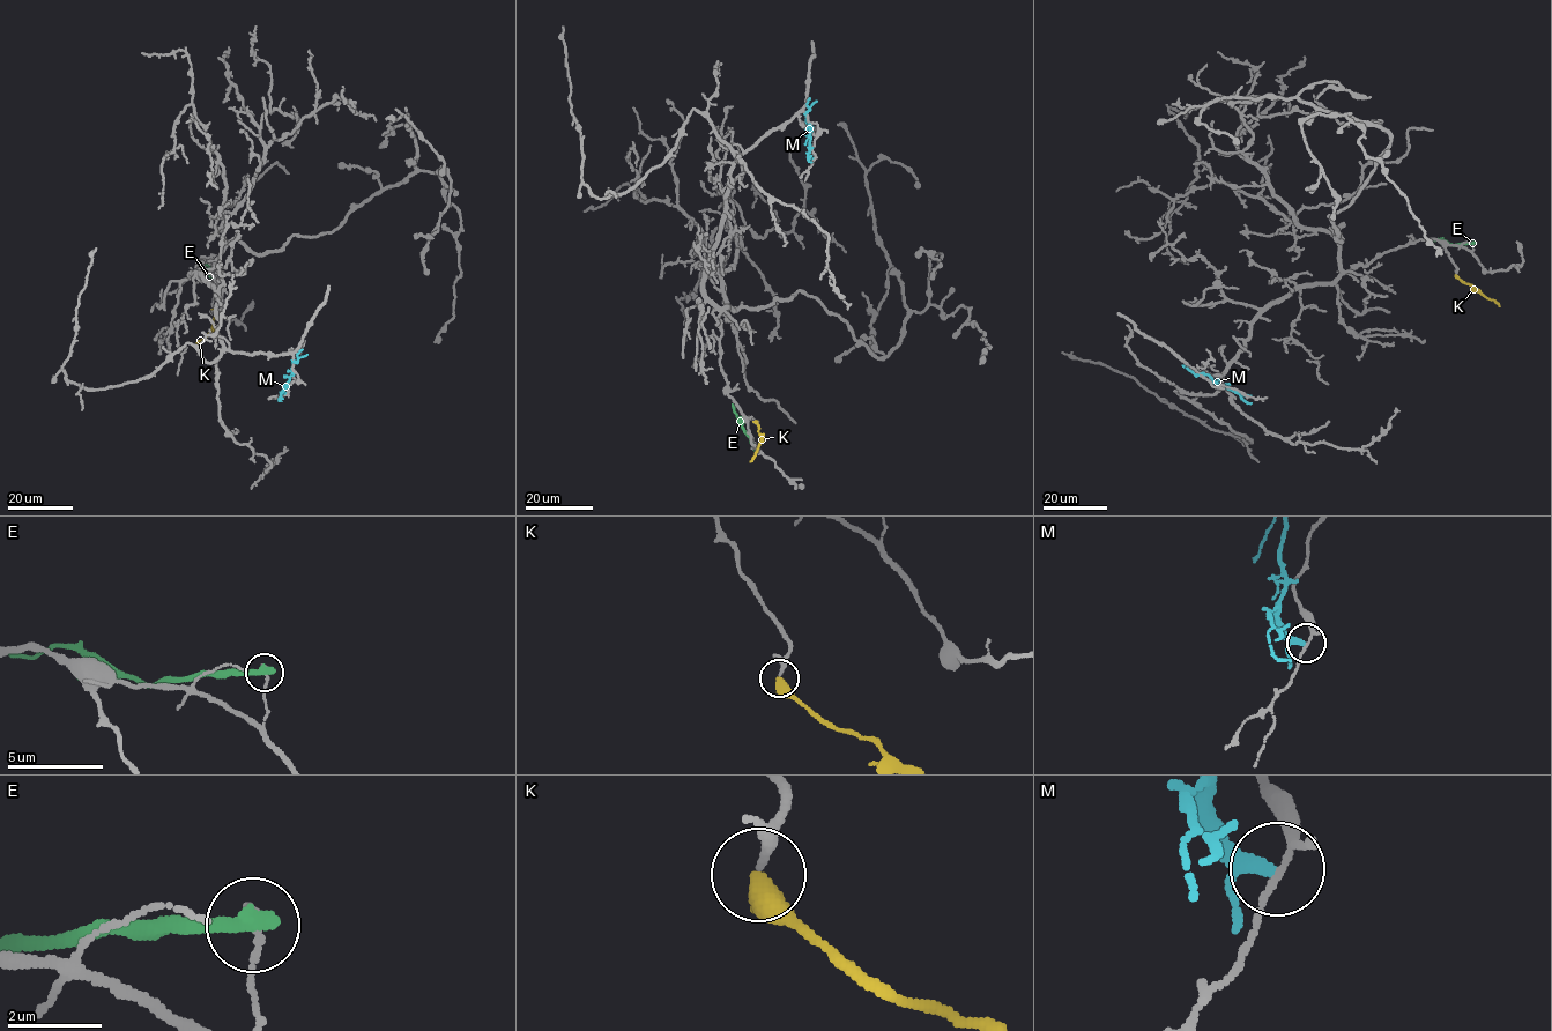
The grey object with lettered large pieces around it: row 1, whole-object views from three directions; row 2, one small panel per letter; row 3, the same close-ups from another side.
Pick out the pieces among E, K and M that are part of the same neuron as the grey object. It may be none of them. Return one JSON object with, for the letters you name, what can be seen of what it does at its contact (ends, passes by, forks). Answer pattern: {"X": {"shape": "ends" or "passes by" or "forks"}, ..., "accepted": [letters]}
{"K": {"shape": "ends"}, "accepted": ["K"]}

